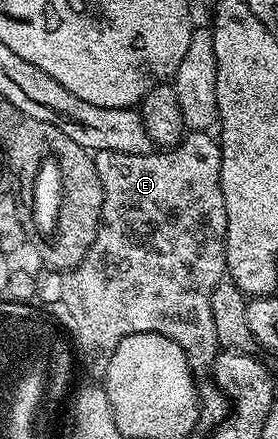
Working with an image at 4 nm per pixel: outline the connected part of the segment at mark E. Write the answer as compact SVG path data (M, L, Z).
M187 133L179 145L165 152L125 154L119 150L99 150L93 155L104 188L102 223L88 256L74 269L59 273L50 294L59 312L66 317L80 366L94 377L91 379L98 380L105 375L114 349L125 337L161 331L160 320L166 319L162 310L170 302L190 298L190 302L198 302L198 310L206 310L206 294L212 296L210 286L215 289L218 286L214 278L221 282L227 277L226 209L220 180L222 148L219 139L212 135Z

